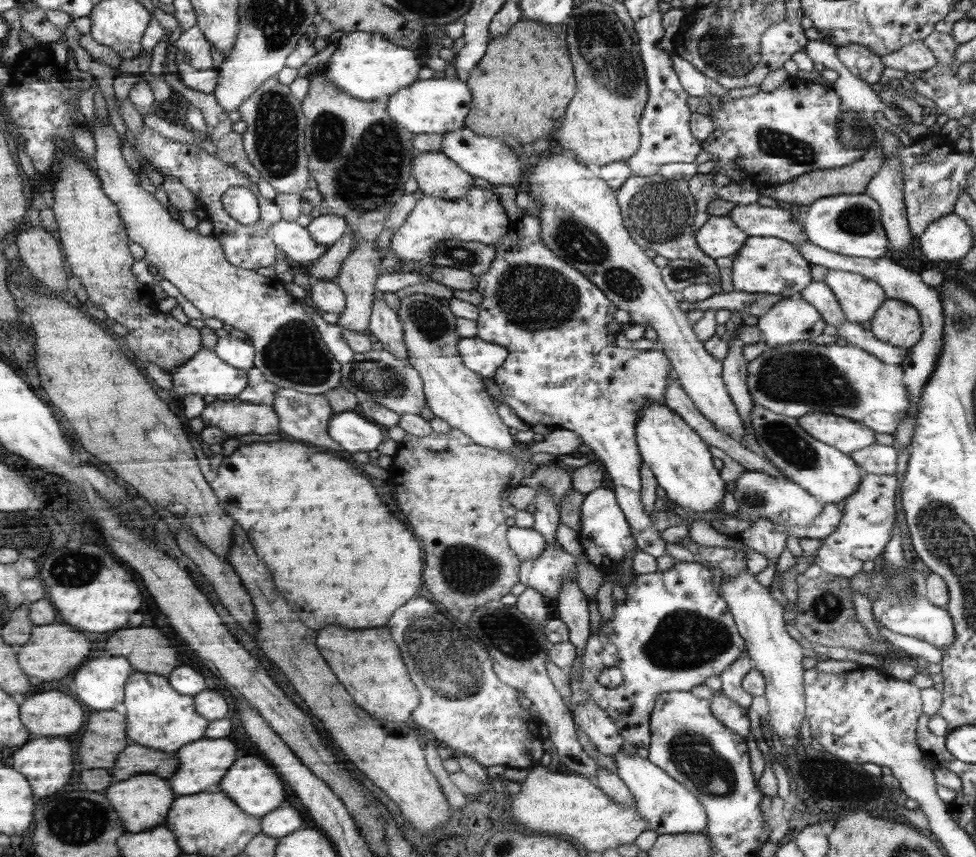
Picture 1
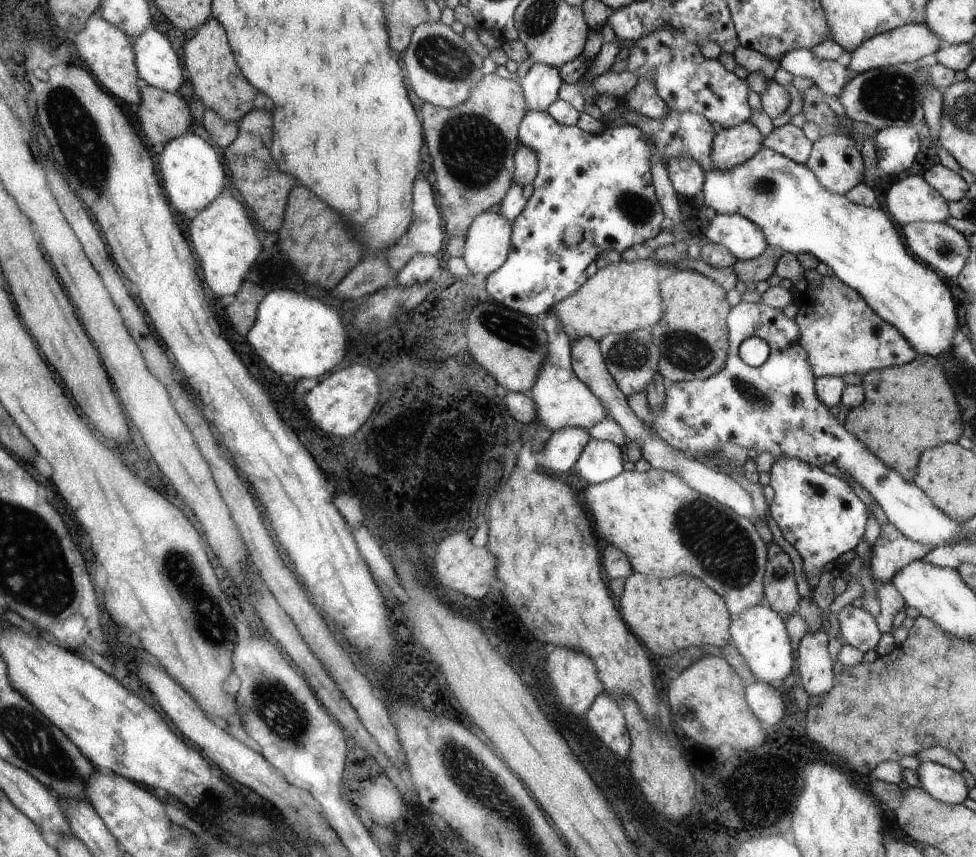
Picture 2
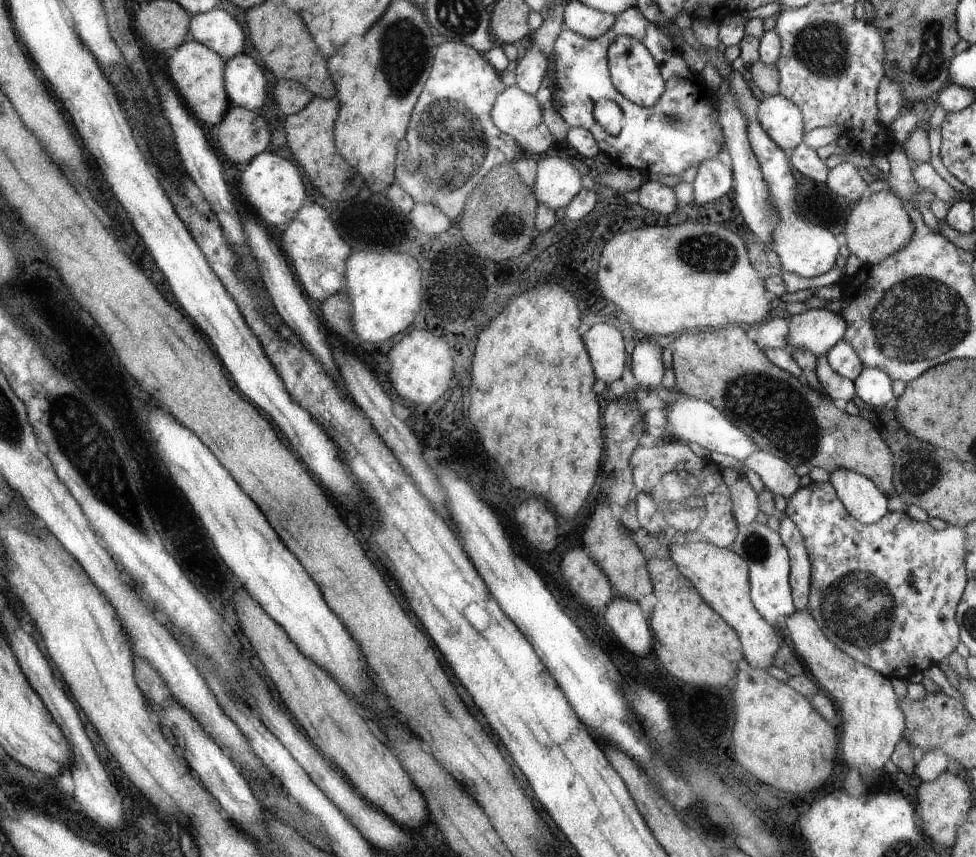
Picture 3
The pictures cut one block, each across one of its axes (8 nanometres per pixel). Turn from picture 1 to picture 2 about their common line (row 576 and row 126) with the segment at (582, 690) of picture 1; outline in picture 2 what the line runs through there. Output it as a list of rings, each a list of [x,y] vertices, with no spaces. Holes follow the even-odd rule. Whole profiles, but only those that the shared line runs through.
[[[669,109],[668,116],[662,120],[654,120],[634,112],[626,110],[622,112],[624,122],[640,128],[644,135],[648,134],[656,146],[662,150],[664,165],[672,156],[686,156],[694,158],[702,166],[705,180],[702,188],[704,206],[712,208],[714,212],[722,215],[740,214],[758,224],[760,230],[766,235],[768,244],[774,248],[780,248],[798,256],[800,253],[808,253],[818,259],[818,262],[827,264],[832,268],[834,276],[840,282],[847,283],[849,287],[859,291],[860,295],[875,309],[880,318],[891,323],[899,330],[919,355],[948,356],[951,354],[952,339],[954,333],[960,329],[958,312],[952,292],[946,288],[946,284],[932,272],[932,267],[917,259],[904,246],[904,240],[892,220],[876,206],[864,207],[850,202],[845,195],[828,191],[822,183],[816,179],[815,172],[805,164],[794,162],[786,155],[764,147],[755,156],[746,160],[743,164],[732,170],[714,170],[710,158],[712,142],[716,136],[716,128],[709,121],[696,114],[696,112],[676,112]]]

